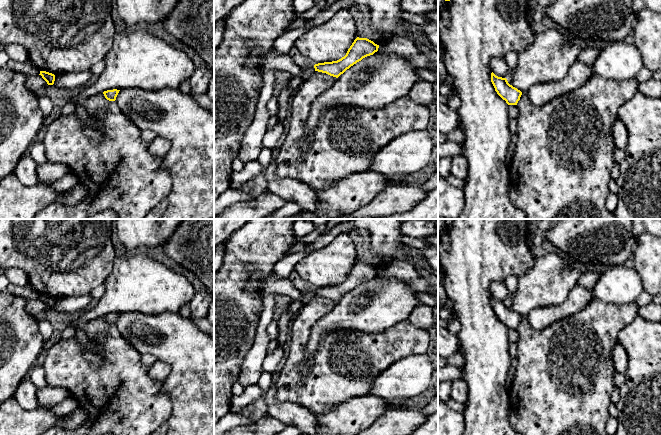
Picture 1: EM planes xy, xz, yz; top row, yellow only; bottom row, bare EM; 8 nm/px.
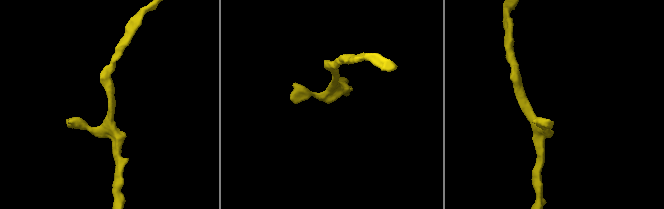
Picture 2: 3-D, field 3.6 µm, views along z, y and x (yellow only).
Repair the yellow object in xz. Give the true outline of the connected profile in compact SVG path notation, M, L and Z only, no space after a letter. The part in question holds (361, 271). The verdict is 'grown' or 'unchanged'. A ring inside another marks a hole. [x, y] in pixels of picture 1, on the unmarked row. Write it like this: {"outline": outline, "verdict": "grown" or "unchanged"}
{"outline": "M357 261L344 281L337 285L315 288L315 295L338 302L351 290L377 276L378 272L379 269L375 268L373 265L367 262Z", "verdict": "unchanged"}

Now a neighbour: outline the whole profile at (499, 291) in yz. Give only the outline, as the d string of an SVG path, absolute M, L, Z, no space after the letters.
M491 282L490 290L492 296L498 301L507 302L510 297L510 293L503 283Z

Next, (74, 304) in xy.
M89 295L61 297L55 299L53 310L68 313L81 313L89 309L94 301Z

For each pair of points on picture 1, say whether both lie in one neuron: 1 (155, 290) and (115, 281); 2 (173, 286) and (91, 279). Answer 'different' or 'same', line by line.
1: same
2: different

